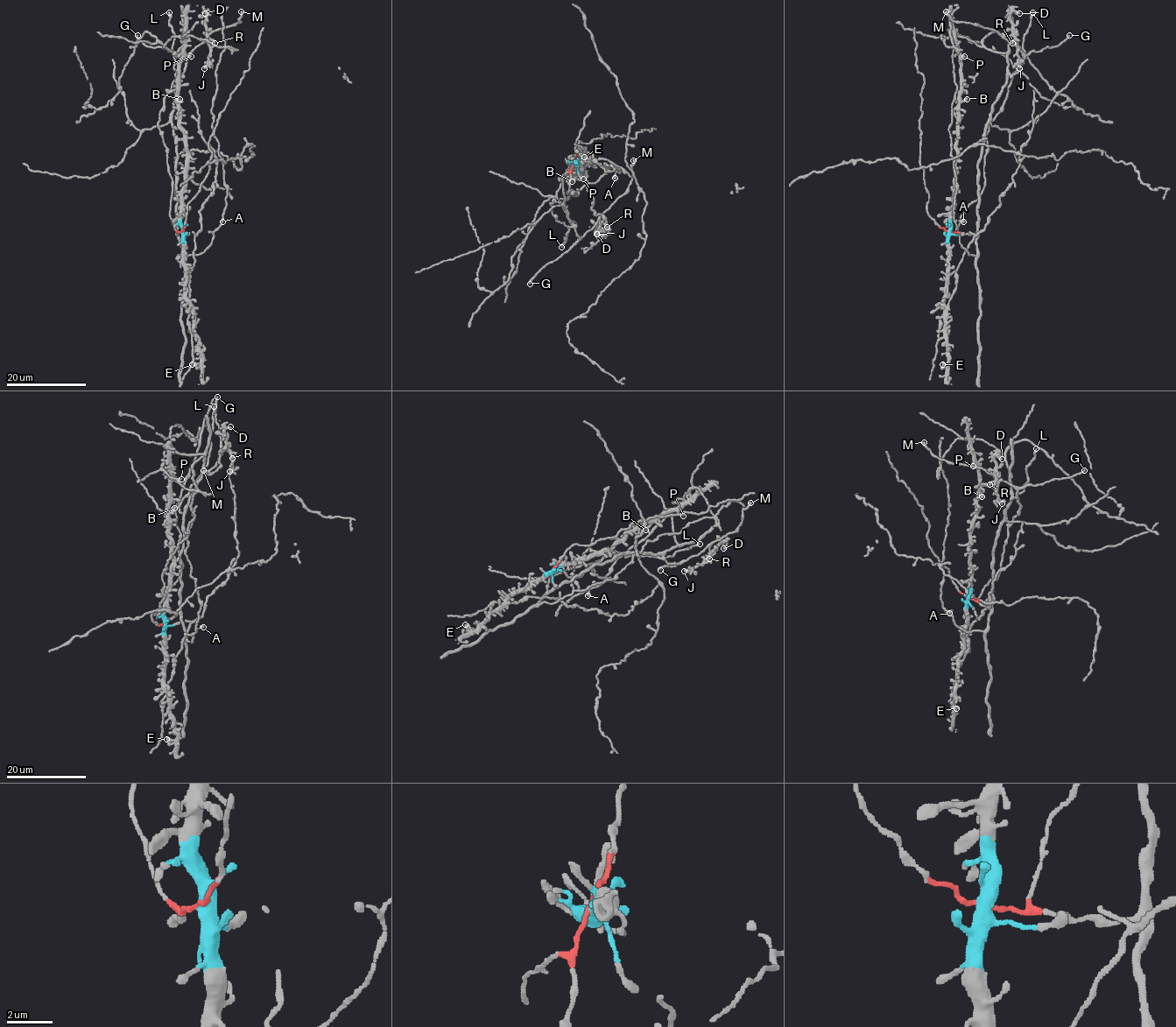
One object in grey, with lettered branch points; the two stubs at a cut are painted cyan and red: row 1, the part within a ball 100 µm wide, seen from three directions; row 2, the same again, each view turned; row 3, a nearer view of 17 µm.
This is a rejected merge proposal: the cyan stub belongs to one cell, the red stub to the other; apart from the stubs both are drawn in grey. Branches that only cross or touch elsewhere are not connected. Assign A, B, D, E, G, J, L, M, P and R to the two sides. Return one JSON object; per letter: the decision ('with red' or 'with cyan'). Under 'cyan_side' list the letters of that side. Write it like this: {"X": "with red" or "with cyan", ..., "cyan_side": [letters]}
{"A": "with red", "B": "with cyan", "D": "with red", "E": "with cyan", "G": "with red", "J": "with red", "L": "with red", "M": "with red", "P": "with cyan", "R": "with red", "cyan_side": ["B", "E", "P"]}

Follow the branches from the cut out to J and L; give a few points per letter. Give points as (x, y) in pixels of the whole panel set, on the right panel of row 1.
J: (948, 232), (957, 232), (984, 187), (986, 132), (1021, 66), (1024, 55), (1006, 35), (1016, 41), (1020, 68)
L: (948, 232), (957, 232), (965, 209), (984, 187), (986, 132), (1003, 103), (1012, 74), (1019, 68), (1031, 12)

